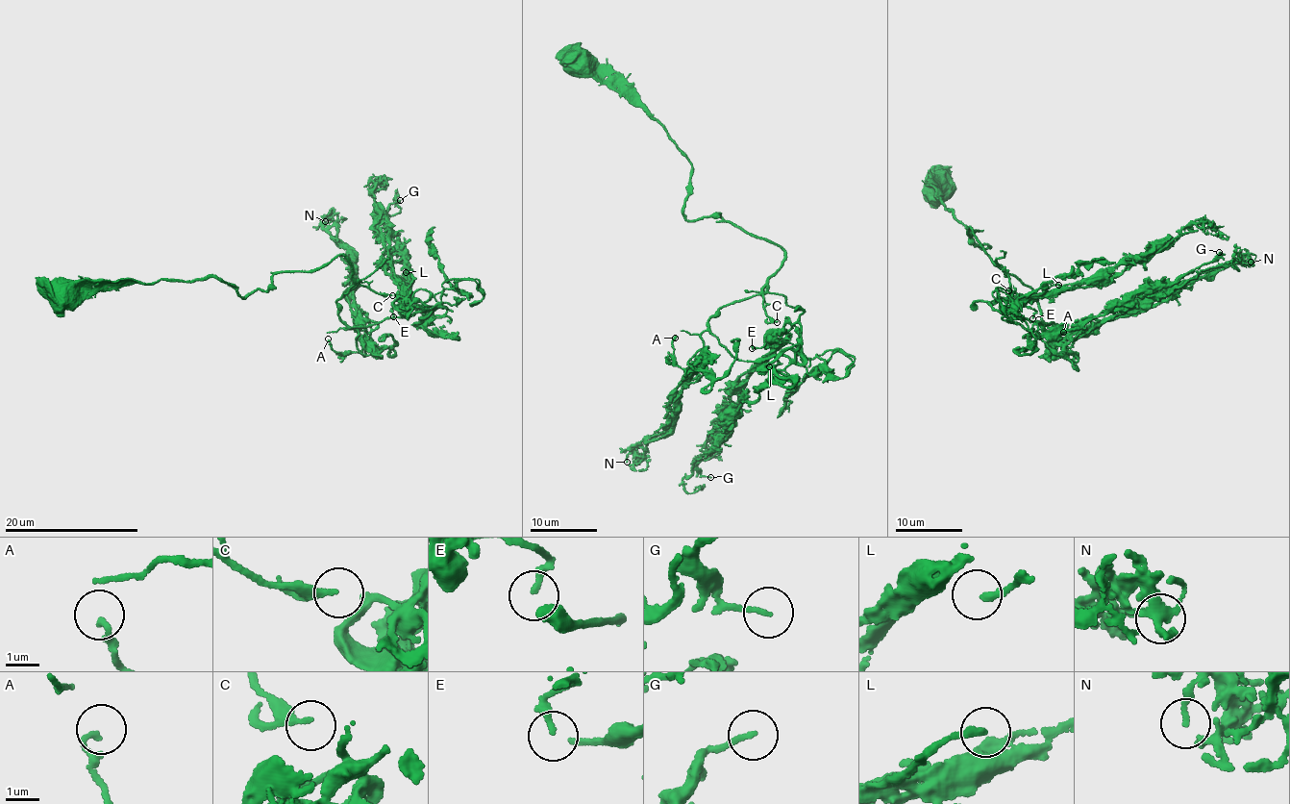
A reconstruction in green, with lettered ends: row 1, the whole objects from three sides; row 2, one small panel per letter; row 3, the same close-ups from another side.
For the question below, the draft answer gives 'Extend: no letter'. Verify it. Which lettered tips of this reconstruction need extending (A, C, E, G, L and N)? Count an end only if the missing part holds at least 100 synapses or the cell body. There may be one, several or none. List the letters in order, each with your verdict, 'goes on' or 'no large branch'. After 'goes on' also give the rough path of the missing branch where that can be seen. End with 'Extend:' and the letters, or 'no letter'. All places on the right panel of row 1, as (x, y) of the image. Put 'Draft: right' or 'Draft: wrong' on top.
Draft: right
A: no large branch
C: no large branch
E: no large branch
G: no large branch
L: no large branch
N: no large branch
Extend: no letter

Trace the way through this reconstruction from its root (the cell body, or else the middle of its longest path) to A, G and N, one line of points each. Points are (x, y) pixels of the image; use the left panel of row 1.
A: (58, 296), (215, 277), (244, 298), (340, 254), (355, 281), (337, 316), (365, 345), (343, 354), (328, 339)
G: (58, 296), (215, 277), (244, 298), (340, 254), (344, 322), (430, 321), (384, 215), (400, 200)
N: (58, 296), (215, 277), (244, 298), (340, 254), (355, 281), (337, 316), (356, 338), (352, 263), (325, 221)

